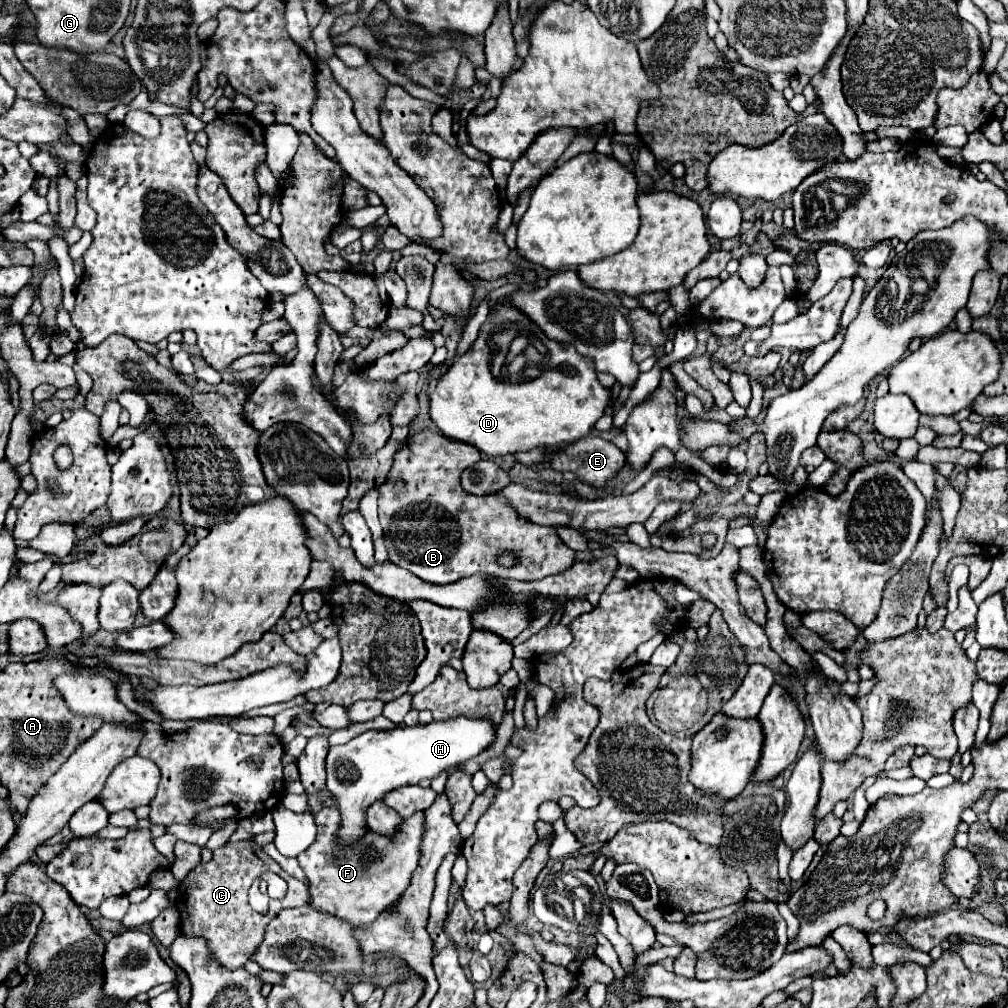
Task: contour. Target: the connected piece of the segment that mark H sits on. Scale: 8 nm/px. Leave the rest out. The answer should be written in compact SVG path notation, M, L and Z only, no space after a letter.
M454 718L448 722L432 722L428 726L396 726L394 730L368 730L342 746L330 746L326 756L328 792L338 802L340 828L336 842L344 848L354 846L368 832L366 810L376 800L382 800L390 790L418 784L422 778L434 778L440 772L450 772L454 766L486 750L496 738L492 722L478 718Z

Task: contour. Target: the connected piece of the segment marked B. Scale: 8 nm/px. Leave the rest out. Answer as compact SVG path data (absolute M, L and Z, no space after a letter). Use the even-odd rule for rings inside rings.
M424 430L406 438L406 444L394 454L394 464L388 472L386 482L378 488L378 514L384 528L384 542L390 554L390 562L432 584L450 584L476 572L514 580L540 580L550 574L568 570L568 566L572 566L574 562L574 550L570 550L558 538L554 528L538 526L528 518L520 518L504 496L474 496L462 490L460 474L464 472L464 468L476 464L478 460L482 460L480 450L464 442L452 442L438 432ZM500 552L514 554L520 564L502 568L498 564Z

